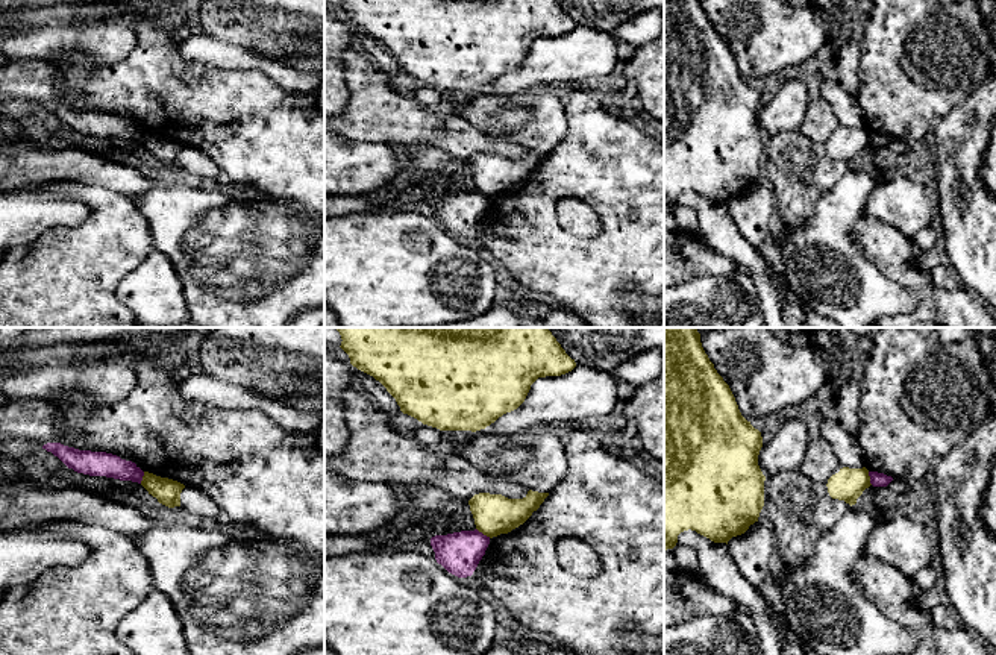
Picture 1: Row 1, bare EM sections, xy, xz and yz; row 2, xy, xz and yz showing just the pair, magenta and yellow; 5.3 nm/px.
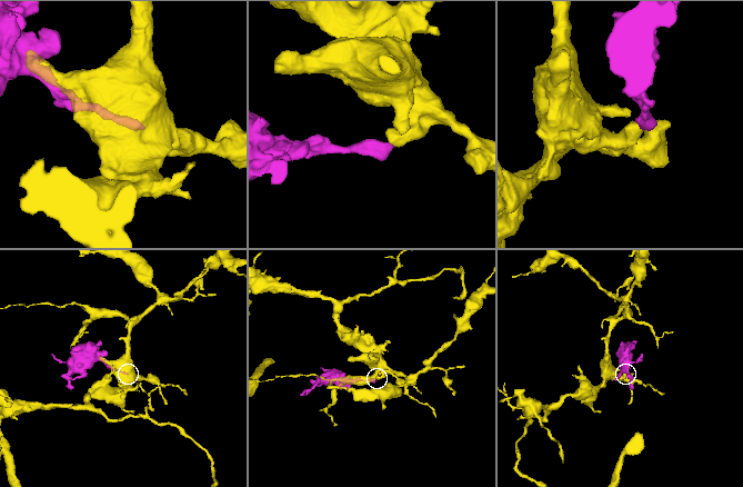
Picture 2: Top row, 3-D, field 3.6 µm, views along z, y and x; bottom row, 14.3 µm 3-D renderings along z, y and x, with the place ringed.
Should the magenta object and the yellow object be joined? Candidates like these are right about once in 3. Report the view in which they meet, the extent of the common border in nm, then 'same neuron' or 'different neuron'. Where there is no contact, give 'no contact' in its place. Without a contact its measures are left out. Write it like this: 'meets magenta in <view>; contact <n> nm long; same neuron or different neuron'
meets magenta in xz; contact 90 nm long; different neuron

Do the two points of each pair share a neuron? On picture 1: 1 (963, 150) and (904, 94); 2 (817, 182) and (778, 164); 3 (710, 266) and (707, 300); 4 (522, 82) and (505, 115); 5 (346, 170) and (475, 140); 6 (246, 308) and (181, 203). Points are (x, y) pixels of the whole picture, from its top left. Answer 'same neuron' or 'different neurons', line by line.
1: different neurons
2: same neuron
3: different neurons
4: different neurons
5: different neurons
6: same neuron

